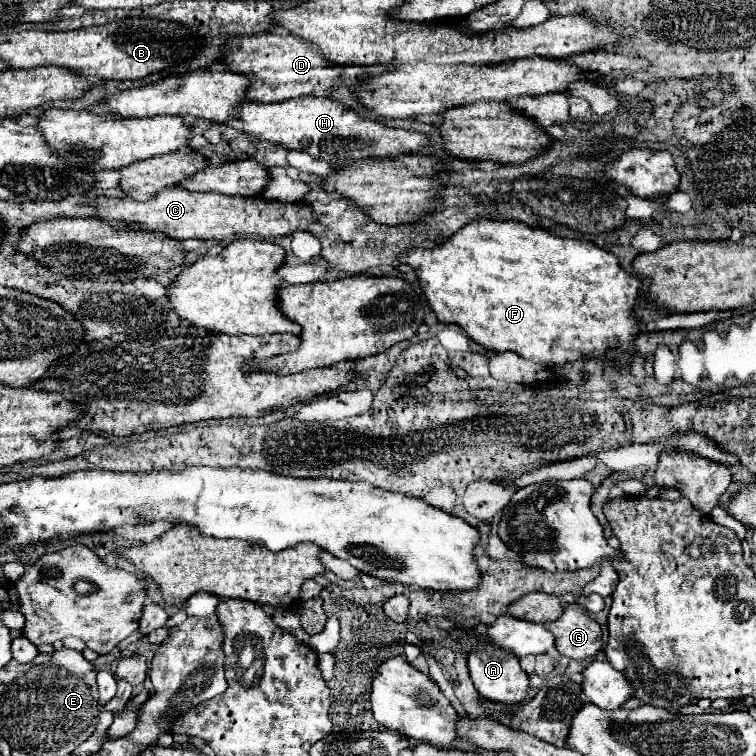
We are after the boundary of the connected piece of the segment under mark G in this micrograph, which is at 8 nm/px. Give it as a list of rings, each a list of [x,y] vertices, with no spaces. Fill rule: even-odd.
[[[568,604],[564,614],[556,622],[548,622],[546,628],[554,634],[556,648],[566,658],[592,660],[602,654],[602,628],[578,604]]]

